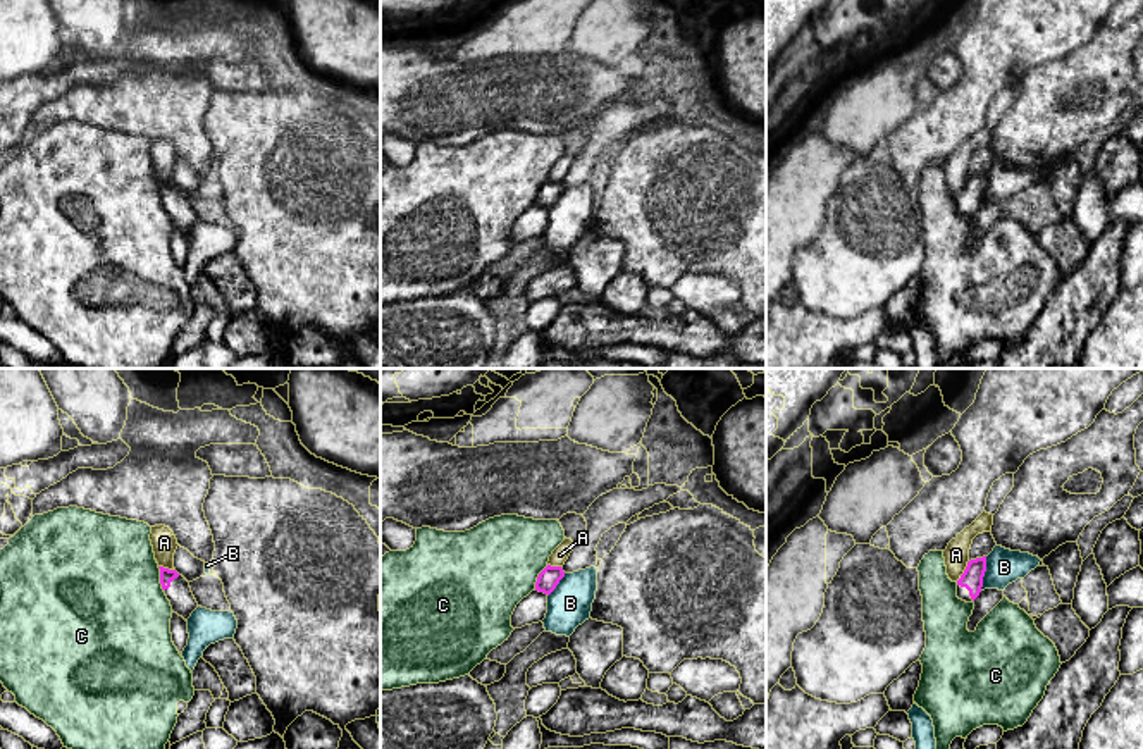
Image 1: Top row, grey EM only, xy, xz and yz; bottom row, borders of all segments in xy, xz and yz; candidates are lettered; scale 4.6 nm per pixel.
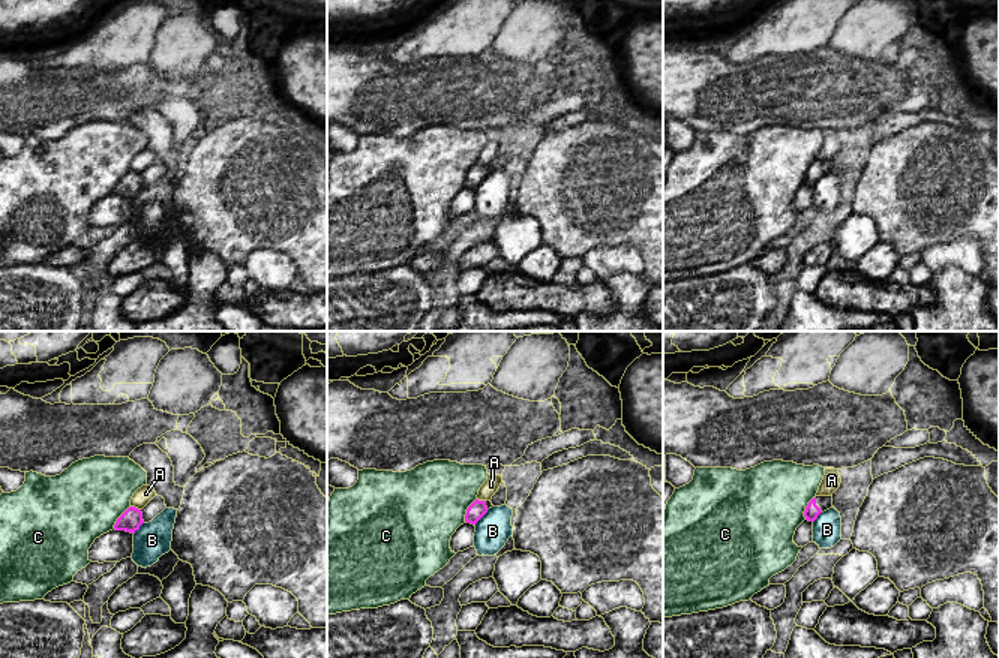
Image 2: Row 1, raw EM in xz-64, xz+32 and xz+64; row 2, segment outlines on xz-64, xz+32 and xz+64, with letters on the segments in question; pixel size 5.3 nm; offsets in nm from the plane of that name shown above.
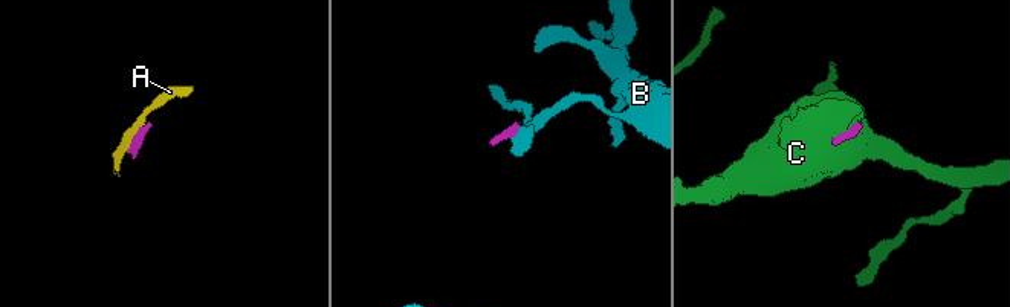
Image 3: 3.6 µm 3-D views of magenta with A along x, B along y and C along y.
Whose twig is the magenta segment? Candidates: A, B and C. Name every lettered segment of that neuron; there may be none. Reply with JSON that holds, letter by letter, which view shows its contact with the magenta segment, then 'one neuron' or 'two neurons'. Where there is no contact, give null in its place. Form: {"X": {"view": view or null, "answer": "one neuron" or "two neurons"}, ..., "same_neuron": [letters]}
{"A": {"view": "yz", "answer": "two neurons"}, "B": {"view": "yz", "answer": "two neurons"}, "C": {"view": "xz", "answer": "two neurons"}, "same_neuron": []}

